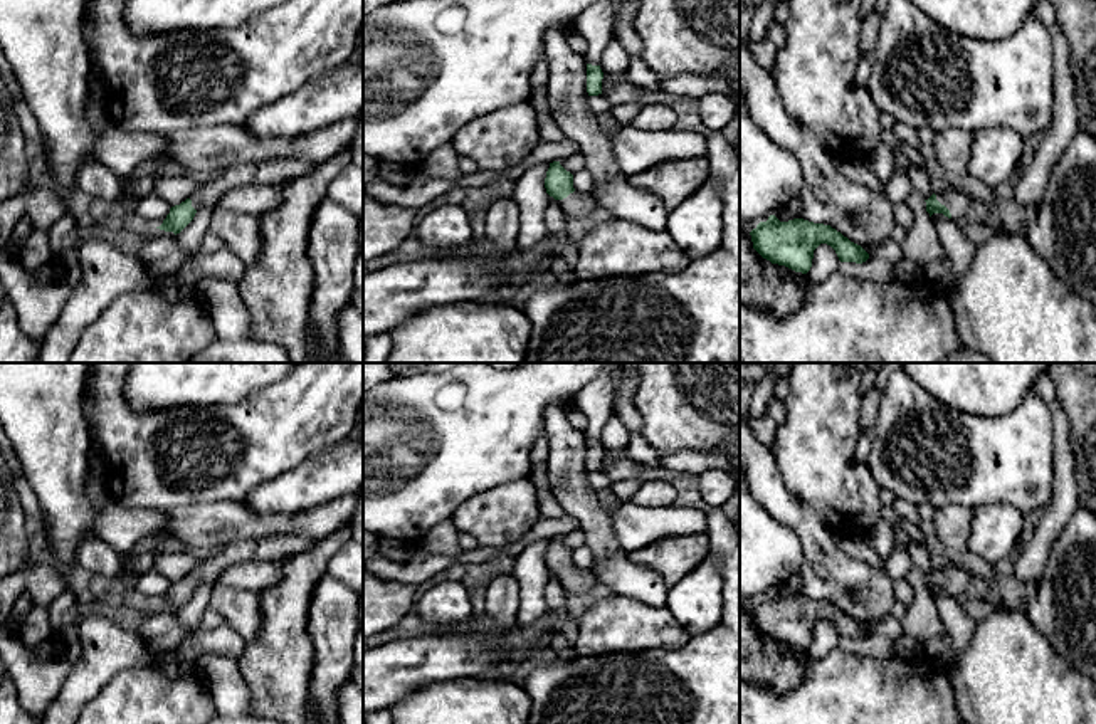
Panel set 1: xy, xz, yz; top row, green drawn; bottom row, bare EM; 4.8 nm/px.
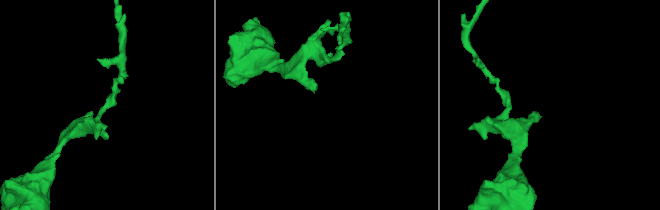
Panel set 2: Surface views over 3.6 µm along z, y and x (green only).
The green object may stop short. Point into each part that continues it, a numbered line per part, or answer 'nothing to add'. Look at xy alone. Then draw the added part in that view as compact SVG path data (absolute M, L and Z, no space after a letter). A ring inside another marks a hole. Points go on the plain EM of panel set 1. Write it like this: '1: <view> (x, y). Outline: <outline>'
1: xy (273, 548). Outline: M281 534L267 538L249 538L235 541L224 549L203 554L200 564L190 573L192 583L198 586L213 586L222 571L240 561L281 563L286 558L308 551L318 539L298 534Z

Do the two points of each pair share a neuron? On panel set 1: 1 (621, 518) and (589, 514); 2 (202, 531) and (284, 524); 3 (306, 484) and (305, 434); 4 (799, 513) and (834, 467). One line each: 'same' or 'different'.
1: different
2: same
3: different
4: different

